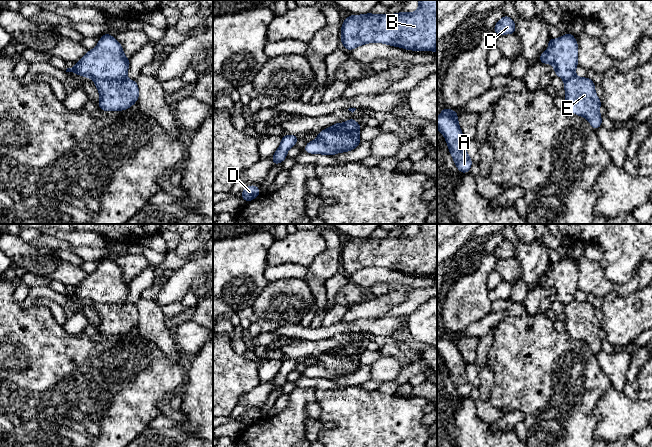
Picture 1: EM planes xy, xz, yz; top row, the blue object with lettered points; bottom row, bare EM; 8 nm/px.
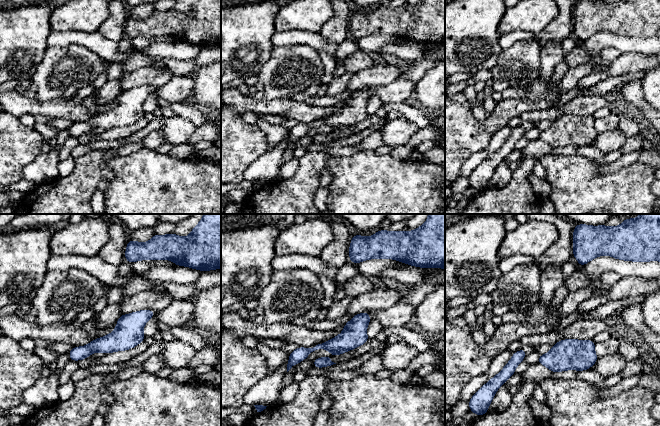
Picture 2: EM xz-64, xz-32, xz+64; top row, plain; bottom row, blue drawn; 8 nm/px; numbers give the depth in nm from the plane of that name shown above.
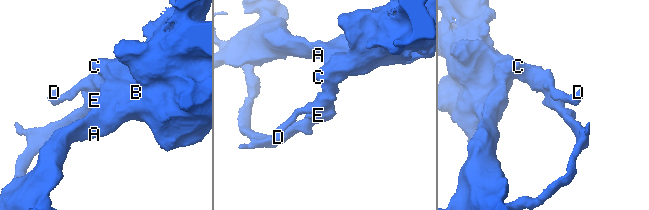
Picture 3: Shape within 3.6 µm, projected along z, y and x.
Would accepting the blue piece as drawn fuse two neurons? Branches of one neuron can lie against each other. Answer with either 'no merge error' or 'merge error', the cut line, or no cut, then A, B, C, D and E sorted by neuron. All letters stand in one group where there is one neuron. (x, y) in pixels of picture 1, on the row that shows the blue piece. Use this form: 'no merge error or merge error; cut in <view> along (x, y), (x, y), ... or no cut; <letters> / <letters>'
merge error; cut in xz along (360, 126), (352, 130), (324, 130); A B C D / E

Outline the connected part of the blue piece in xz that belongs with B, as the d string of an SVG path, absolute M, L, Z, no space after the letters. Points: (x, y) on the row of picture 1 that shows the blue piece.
M418 0L416 11L394 14L349 15L341 27L341 44L347 51L368 43L383 43L412 51L437 52L437 0Z

